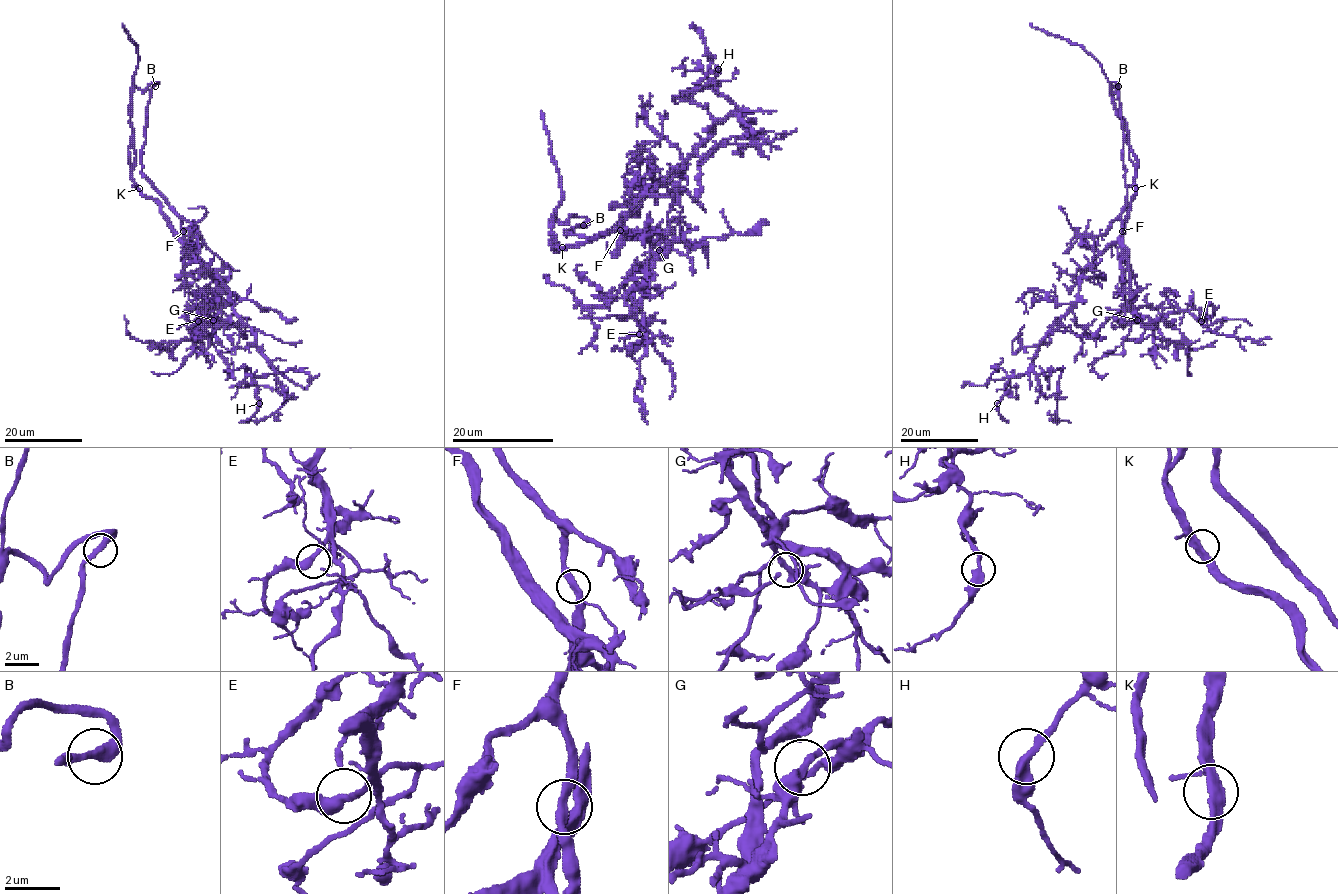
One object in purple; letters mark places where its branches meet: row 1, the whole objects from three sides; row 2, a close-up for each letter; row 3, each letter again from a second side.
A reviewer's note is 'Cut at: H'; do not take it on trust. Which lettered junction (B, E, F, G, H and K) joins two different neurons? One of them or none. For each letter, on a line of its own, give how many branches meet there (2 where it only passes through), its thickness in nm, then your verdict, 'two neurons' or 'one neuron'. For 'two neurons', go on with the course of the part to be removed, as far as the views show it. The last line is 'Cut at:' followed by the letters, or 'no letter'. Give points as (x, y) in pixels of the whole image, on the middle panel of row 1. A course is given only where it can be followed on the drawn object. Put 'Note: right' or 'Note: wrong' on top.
Note: wrong
B: 2 | 340 nm | one neuron
E: 2 | 360 nm | one neuron
F: 2 | 320 nm | one neuron
G: 2 | 340 nm | one neuron
H: 2 | 360 nm | one neuron
K: 2 | 380 nm | one neuron
Cut at: no letter

